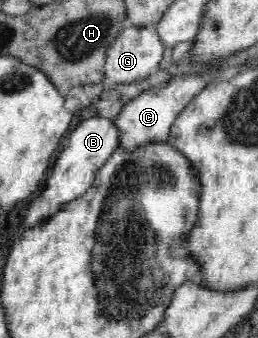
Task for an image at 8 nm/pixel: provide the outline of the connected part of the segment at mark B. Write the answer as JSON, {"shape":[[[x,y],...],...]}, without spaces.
{"shape":[[[93,116],[83,120],[69,136],[67,148],[57,158],[55,166],[50,171],[46,186],[41,194],[29,204],[21,223],[21,228],[37,226],[39,222],[55,214],[63,203],[82,195],[95,180],[96,173],[101,166],[116,152],[122,139],[122,130],[118,128],[116,120],[105,116]]]}

